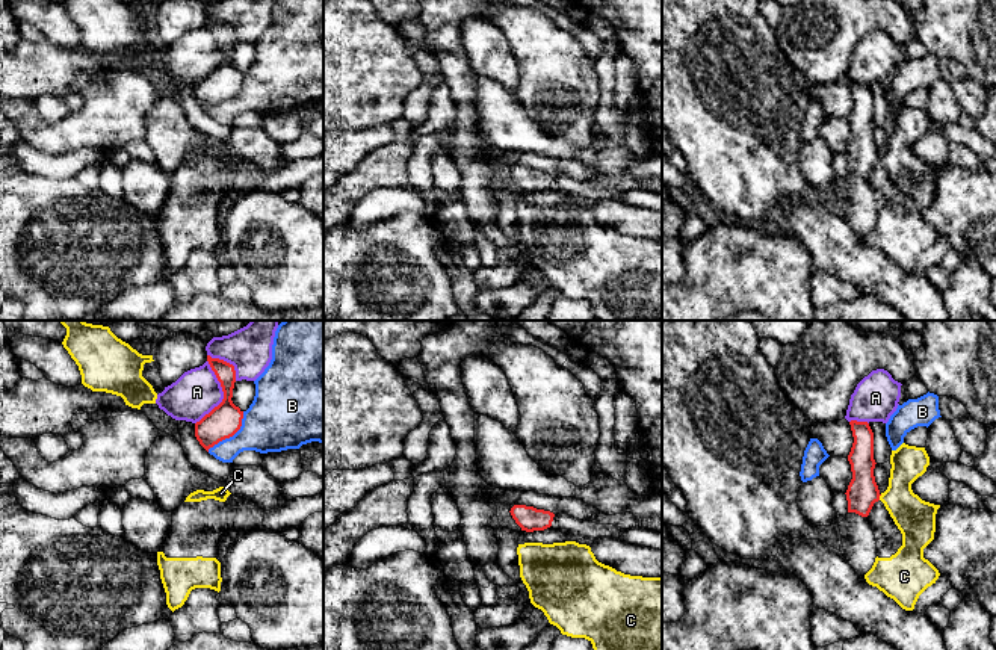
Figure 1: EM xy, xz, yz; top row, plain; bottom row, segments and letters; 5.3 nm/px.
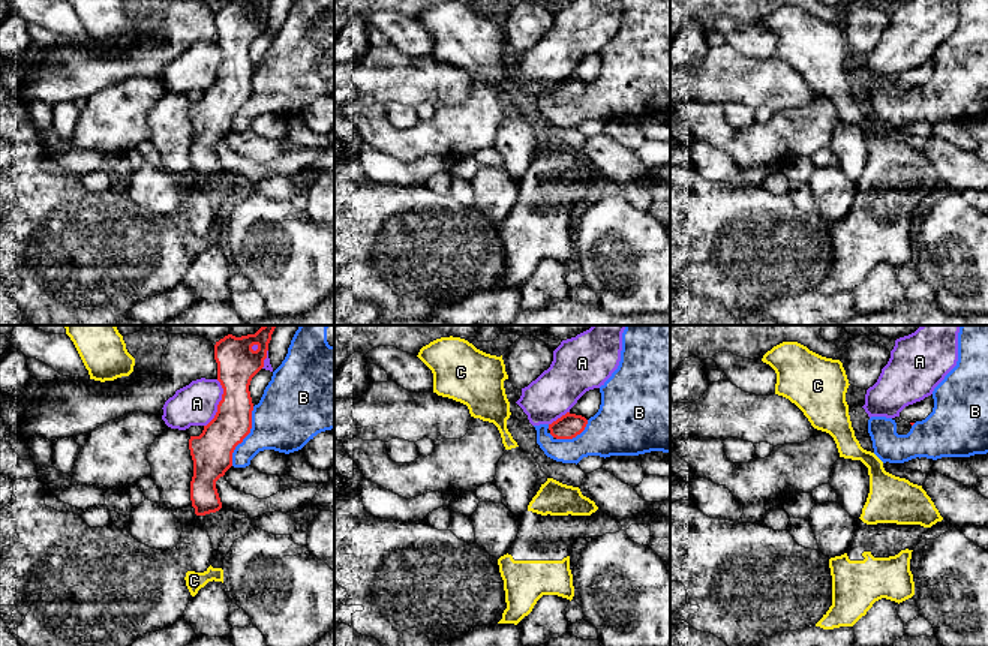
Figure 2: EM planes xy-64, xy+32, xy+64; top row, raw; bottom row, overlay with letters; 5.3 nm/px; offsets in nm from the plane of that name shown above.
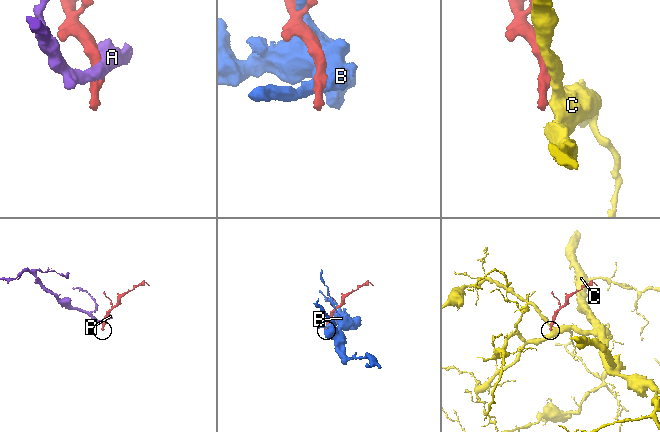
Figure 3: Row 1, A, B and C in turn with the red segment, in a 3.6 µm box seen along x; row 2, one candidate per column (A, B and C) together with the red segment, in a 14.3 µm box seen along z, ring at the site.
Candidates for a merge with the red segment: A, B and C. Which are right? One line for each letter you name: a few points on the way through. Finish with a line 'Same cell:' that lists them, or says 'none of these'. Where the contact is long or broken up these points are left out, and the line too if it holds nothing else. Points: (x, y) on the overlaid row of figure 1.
Same cell: none of these

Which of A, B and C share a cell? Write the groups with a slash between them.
A / B / C

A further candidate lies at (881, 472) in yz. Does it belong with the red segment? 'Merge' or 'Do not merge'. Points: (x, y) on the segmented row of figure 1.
Do not merge

